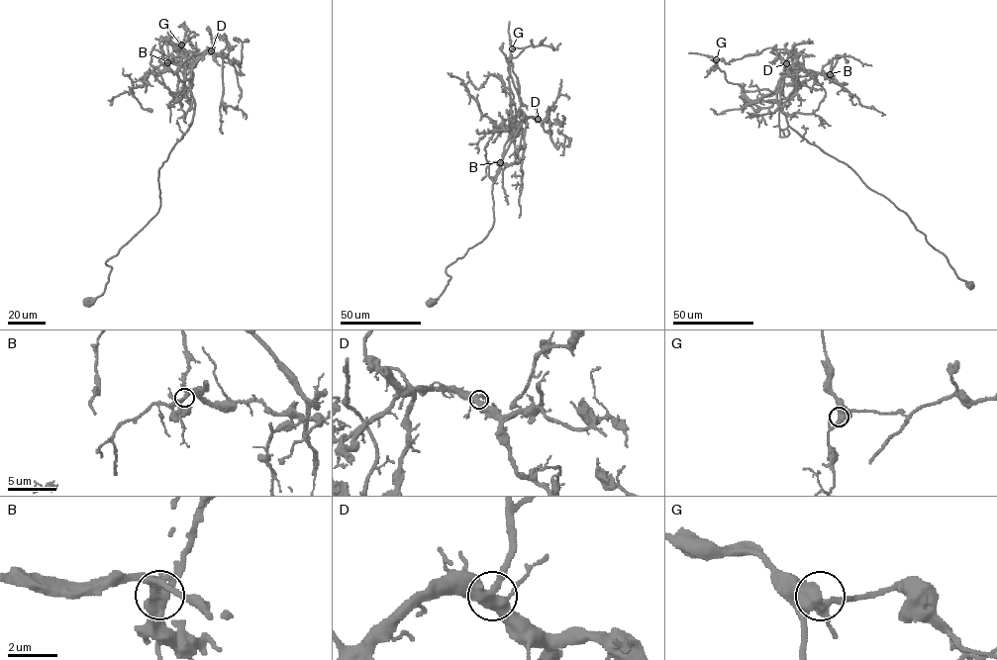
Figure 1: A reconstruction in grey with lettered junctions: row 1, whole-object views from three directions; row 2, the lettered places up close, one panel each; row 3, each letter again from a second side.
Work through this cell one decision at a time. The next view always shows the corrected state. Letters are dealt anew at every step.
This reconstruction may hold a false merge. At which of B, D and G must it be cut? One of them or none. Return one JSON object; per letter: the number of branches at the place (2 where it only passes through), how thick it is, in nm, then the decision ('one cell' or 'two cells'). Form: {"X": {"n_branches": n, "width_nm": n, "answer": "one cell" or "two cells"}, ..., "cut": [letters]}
{"B": {"n_branches": 6, "width_nm": 360, "answer": "two cells"}, "D": {"n_branches": 5, "width_nm": 460, "answer": "one cell"}, "G": {"n_branches": 5, "width_nm": 500, "answer": "one cell"}, "cut": ["B"]}

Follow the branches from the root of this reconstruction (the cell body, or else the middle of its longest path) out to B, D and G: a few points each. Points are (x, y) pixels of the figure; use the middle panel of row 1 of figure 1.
B: (431, 303), (450, 278), (446, 269), (492, 228), (492, 184), (521, 109), (500, 161)
D: (431, 303), (450, 278), (446, 269), (492, 228), (492, 184), (523, 120), (520, 109), (538, 119)
G: (431, 303), (450, 278), (446, 269), (493, 226), (492, 184), (524, 115), (507, 70), (523, 48), (512, 48)

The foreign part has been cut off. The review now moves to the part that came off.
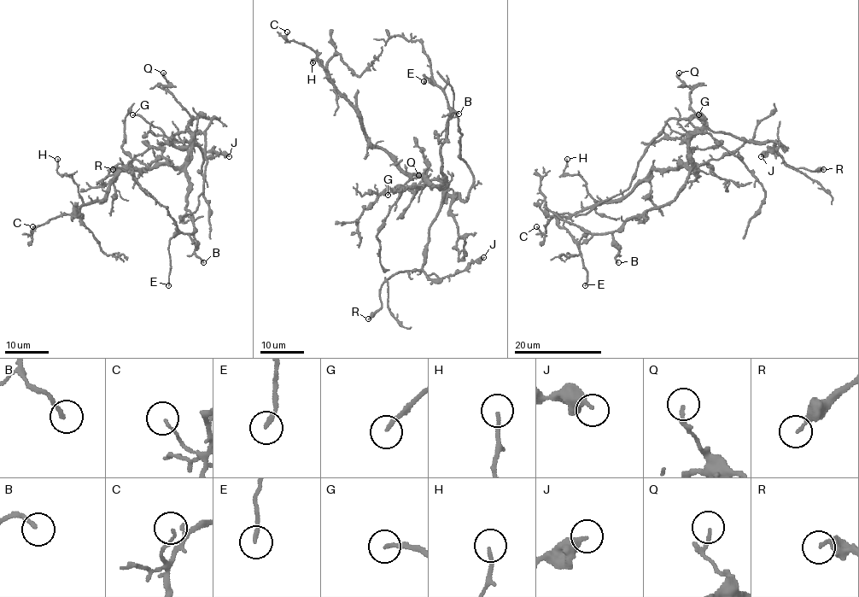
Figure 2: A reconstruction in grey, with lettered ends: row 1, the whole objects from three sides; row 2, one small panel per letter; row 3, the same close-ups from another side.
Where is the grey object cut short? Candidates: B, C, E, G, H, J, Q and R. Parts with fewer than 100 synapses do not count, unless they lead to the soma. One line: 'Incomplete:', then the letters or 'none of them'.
Incomplete: G

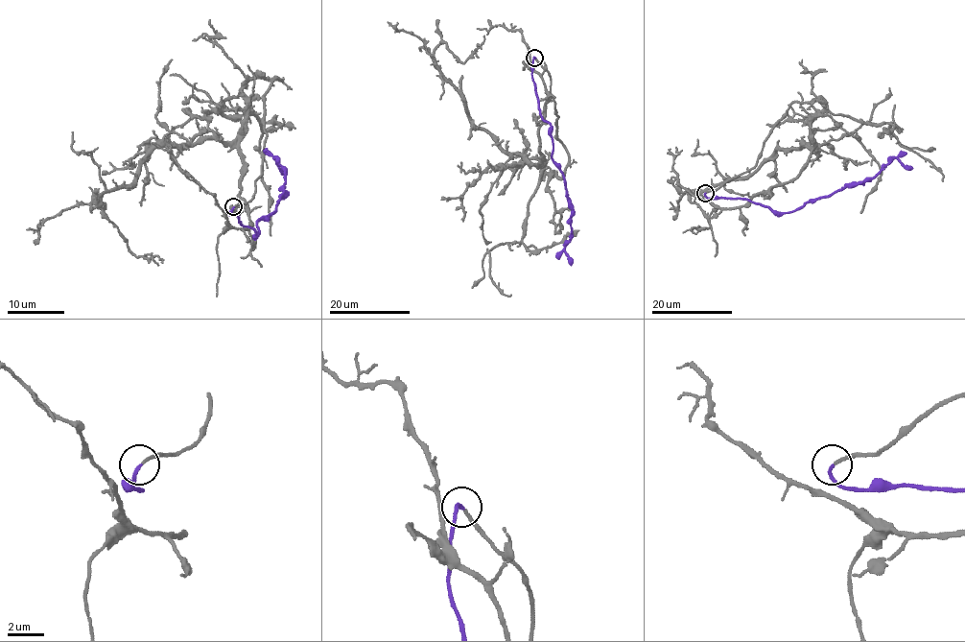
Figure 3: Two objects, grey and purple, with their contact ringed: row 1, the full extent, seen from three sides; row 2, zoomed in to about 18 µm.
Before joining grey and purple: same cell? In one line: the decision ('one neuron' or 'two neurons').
one neuron

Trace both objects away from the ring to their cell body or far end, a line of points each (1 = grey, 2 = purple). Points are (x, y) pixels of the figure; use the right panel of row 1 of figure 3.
1: (706, 193), (752, 168), (792, 103), (825, 101), (811, 147), (693, 193), (710, 225), (683, 233)
2: (705, 193), (712, 199), (746, 199), (774, 211), (787, 213), (873, 178), (894, 158), (912, 168)

